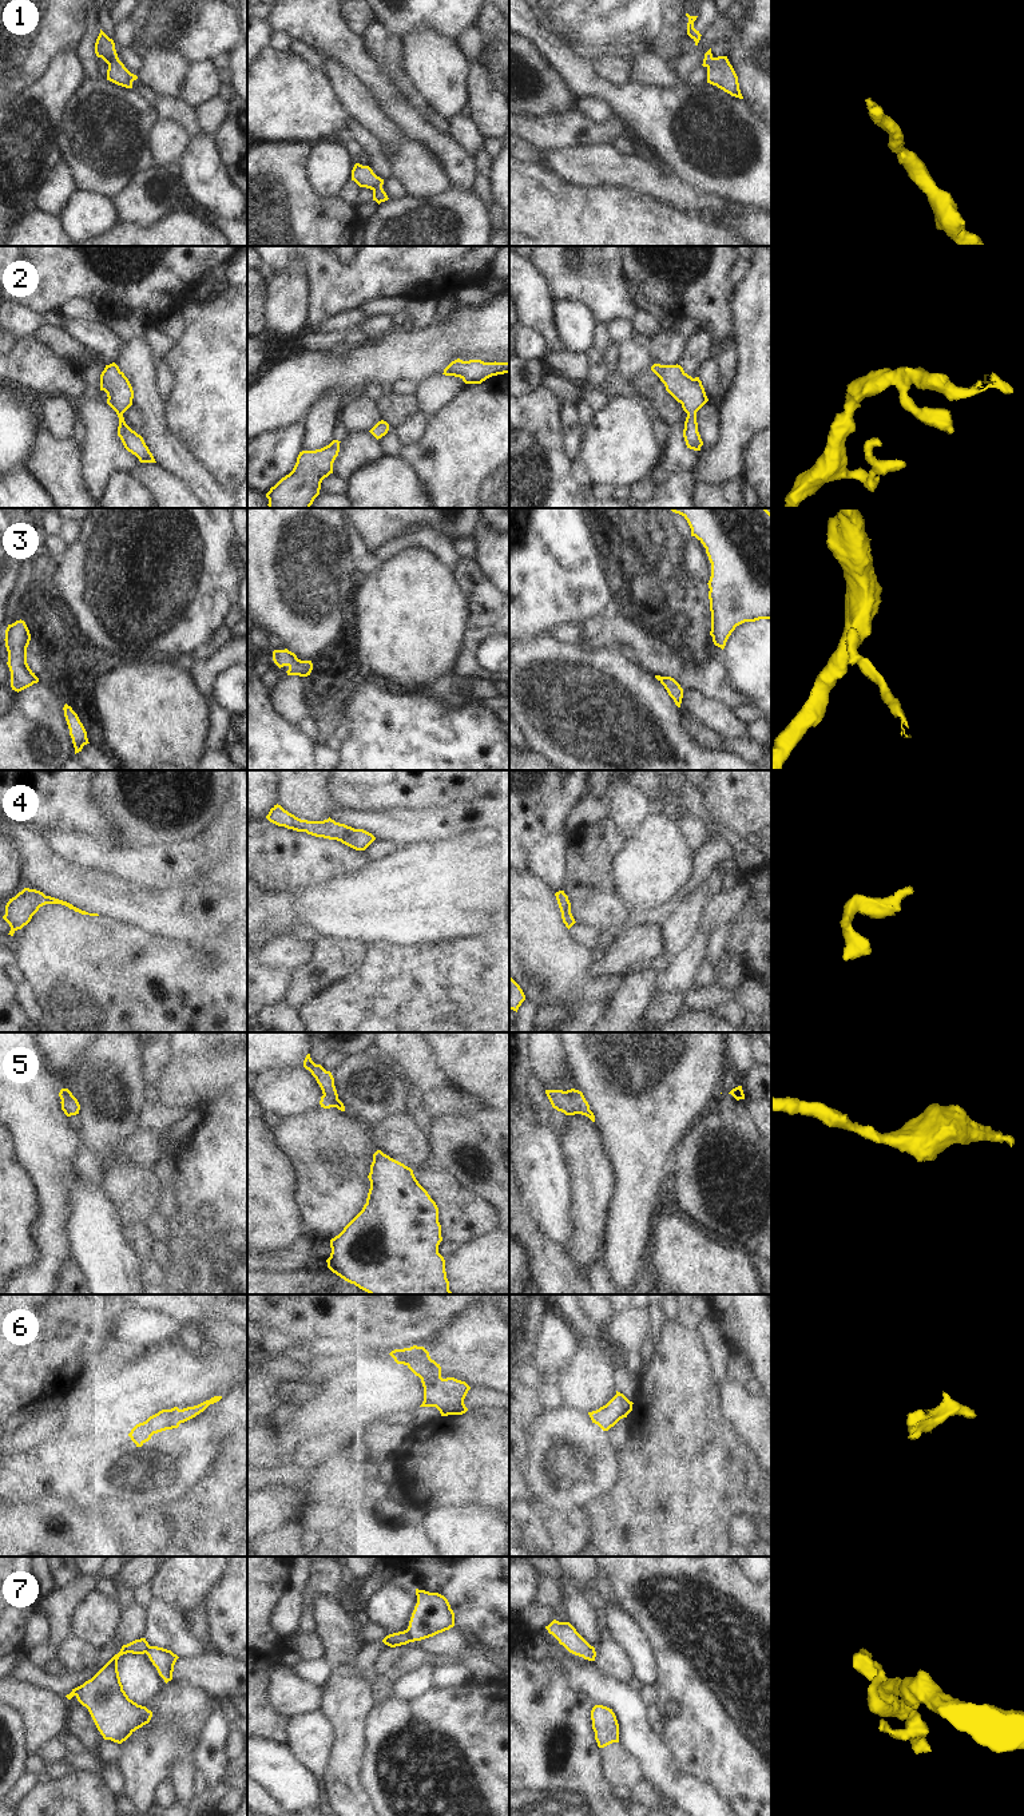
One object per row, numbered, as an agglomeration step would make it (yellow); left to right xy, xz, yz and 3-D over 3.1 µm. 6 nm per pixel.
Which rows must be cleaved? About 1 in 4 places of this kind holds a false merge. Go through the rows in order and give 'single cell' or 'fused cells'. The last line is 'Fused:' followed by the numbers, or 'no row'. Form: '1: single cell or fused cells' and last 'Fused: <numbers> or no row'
1: single cell
2: single cell
3: single cell
4: single cell
5: single cell
6: single cell
7: fused cells
Fused: 7

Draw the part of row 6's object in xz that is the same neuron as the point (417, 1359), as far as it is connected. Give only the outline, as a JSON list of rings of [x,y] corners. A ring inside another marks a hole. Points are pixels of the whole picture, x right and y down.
[[[424,1347],[394,1349],[389,1355],[421,1379],[424,1401],[420,1407],[436,1407],[441,1416],[463,1415],[468,1411],[464,1399],[471,1387],[455,1377],[442,1379],[440,1364],[430,1359]]]

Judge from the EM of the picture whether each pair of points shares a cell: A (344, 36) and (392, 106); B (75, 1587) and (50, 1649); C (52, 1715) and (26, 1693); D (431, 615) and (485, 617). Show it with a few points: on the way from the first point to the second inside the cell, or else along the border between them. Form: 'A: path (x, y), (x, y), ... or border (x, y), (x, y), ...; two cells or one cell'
A: path (352, 54), (381, 88); one cell
B: path (64, 1602), (62, 1605), (62, 1629), (59, 1634); one cell
C: path (46, 1712), (32, 1700); one cell
D: border (459, 587), (469, 609), (469, 619), (461, 647); two cells

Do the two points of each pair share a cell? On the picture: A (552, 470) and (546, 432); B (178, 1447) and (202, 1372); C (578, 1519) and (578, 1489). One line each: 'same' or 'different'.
A: same
B: different
C: different

